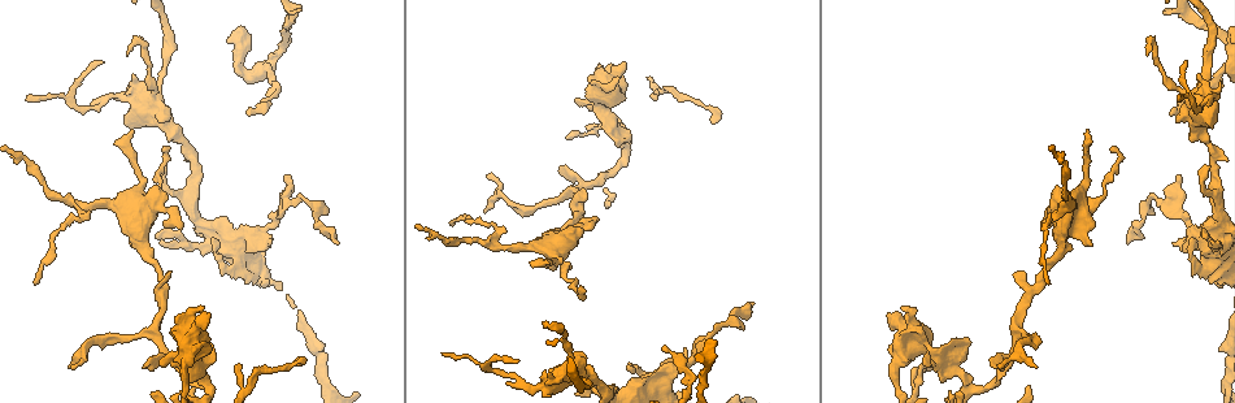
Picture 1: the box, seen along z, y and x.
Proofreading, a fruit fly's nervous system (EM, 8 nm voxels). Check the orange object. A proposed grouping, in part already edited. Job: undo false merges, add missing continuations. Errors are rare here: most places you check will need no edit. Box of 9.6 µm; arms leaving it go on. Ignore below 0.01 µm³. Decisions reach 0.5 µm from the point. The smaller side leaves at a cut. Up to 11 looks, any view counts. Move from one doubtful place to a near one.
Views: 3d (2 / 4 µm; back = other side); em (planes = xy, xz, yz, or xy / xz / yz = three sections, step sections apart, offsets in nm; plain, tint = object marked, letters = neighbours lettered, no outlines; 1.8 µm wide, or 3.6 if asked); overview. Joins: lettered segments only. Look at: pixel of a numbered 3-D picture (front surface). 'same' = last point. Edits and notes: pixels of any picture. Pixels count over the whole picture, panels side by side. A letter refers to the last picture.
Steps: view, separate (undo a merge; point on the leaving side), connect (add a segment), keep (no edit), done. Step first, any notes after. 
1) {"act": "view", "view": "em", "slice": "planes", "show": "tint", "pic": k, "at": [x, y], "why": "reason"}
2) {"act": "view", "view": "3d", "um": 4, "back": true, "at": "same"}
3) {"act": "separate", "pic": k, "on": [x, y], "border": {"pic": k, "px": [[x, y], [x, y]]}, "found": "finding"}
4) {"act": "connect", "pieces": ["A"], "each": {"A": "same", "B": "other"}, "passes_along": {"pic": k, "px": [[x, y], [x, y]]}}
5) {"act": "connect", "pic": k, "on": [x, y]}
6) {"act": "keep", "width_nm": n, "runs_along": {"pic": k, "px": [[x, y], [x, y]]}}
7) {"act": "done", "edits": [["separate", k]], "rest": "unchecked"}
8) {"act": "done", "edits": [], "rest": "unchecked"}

{"act": "view", "view": "3d", "um": 2, "pic": 1, "at": [1198, 76], "why": "thick end"}

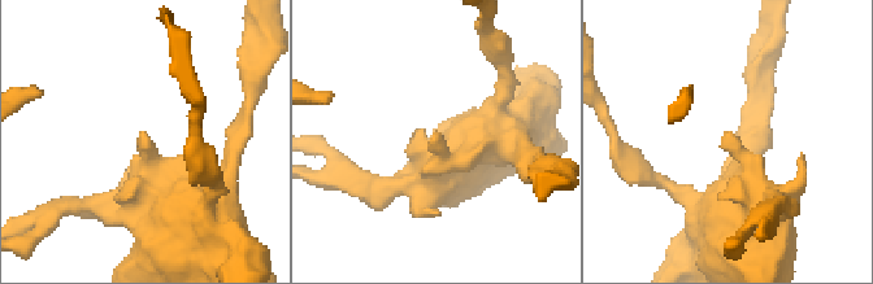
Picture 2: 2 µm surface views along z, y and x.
{"act": "view", "view": "em", "slice": "xy", "step": 8, "show": "letters", "pic": 2, "at": [138, 138]}

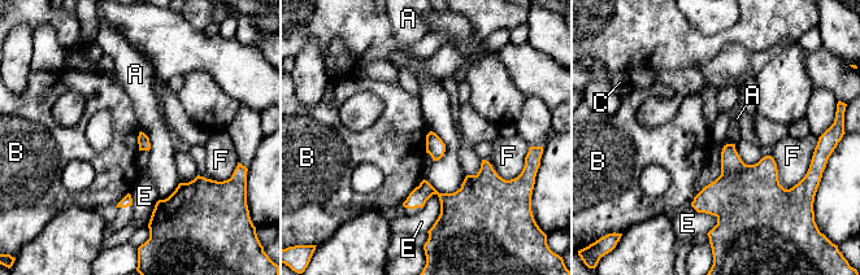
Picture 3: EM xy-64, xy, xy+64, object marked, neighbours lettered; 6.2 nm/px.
{"act": "keep", "each": {"A": "other", "B": "other", "C": "other", "E": "other", "F": "other"}, "border": {"pic": 3, "px": [[424, 179], [402, 203]]}, "found": "no lettered segment goes on from it"}

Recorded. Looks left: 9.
{"act": "view", "view": "3d", "um": 2, "pic": 1, "at": [690, 358], "why": "side arm on a straight run"}

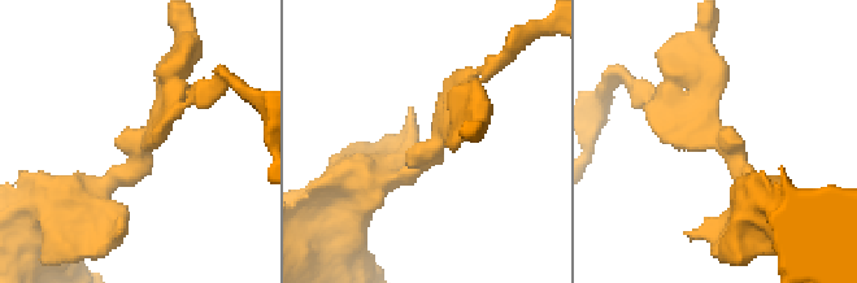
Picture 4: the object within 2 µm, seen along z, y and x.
{"act": "view", "view": "em", "slice": "planes", "show": "tint", "pic": 4, "at": [441, 132], "arms": 3, "why": "shape alone is not enough"}

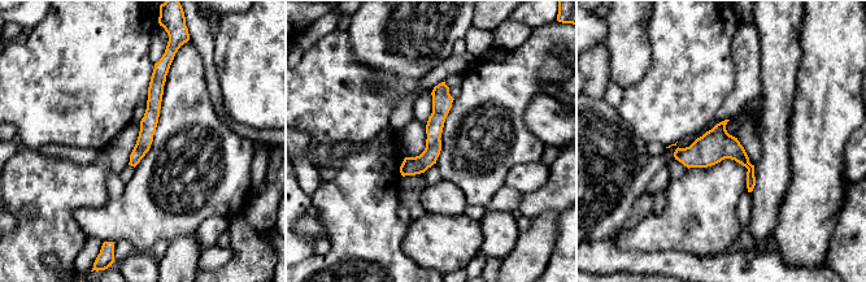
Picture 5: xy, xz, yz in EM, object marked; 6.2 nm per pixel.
{"act": "view", "view": "em", "slice": "planes", "show": "letters", "at": "same"}

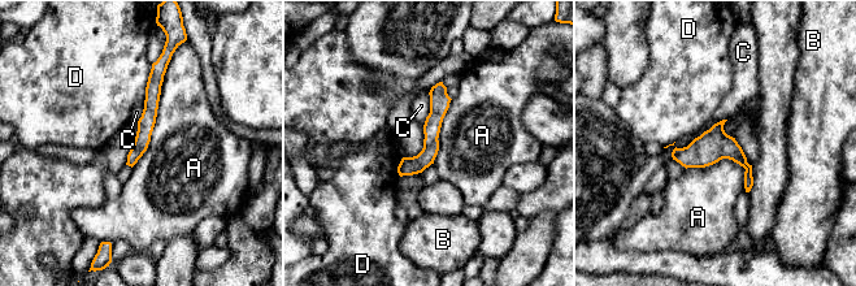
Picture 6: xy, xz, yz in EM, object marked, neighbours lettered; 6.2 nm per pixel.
{"act": "keep", "width_nm": 110, "each": {"A": "other", "B": "other", "C": "other", "D": "other"}, "runs_along": {"pic": 6, "px": [[157, 70], [143, 138], [130, 161]]}, "found": "all the same cell"}

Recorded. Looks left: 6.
{"act": "view", "view": "em", "slice": "planes", "show": "letters", "pic": 1, "at": [752, 304], "why": "branch stops here"}

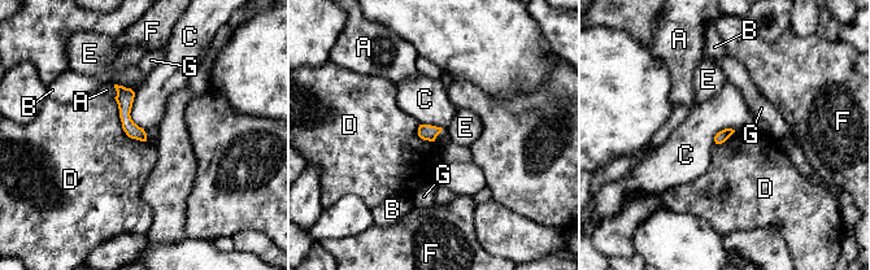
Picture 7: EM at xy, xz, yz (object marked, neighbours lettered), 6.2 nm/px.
{"act": "keep", "each": {"A": "other", "B": "other", "C": "other", "D": "other", "E": "other", "F": "other", "G": "other"}, "runs_along": {"pic": 7, "px": [[120, 88], [125, 118], [143, 138]]}, "found": "none of them fits"}

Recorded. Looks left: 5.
{"act": "view", "view": "3d", "um": 4, "pic": 1, "at": [656, 97], "why": "thin end"}

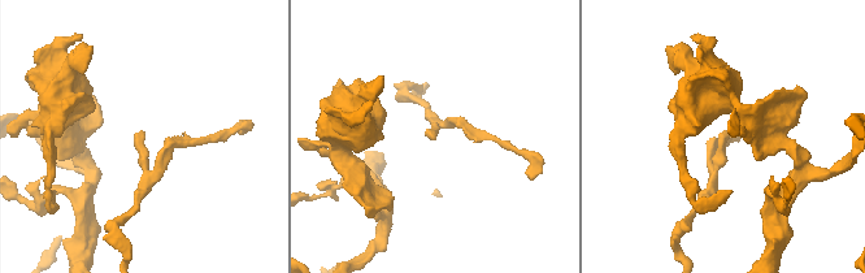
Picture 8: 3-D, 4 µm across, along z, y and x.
{"act": "view", "view": "em", "slice": "planes", "show": "letters", "pic": 8, "at": [142, 130]}

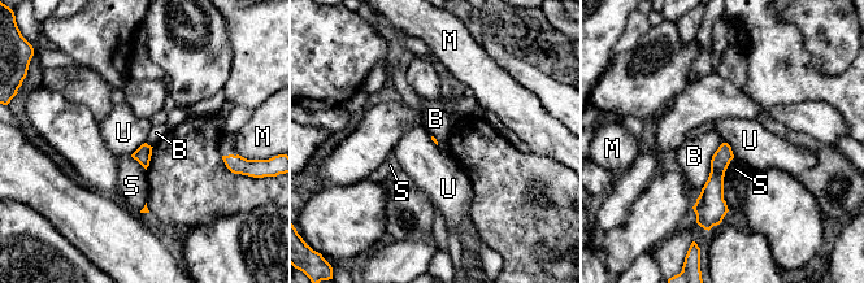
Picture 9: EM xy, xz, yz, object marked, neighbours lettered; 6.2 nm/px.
{"act": "keep", "each": {"B": "other", "M": "other", "S": "other", "U": "other"}, "border": {"pic": 9, "px": [[725, 142], [734, 156]]}, "found": "no lettered segment goes on from it"}

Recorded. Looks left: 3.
{"act": "done", "edits": [], "rest": "unchecked"}

